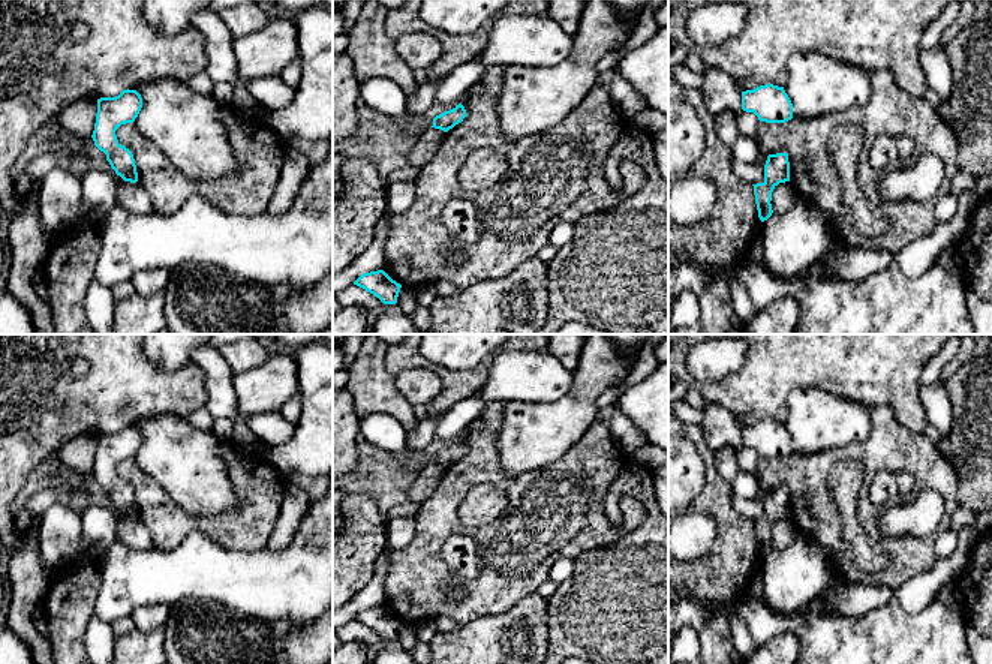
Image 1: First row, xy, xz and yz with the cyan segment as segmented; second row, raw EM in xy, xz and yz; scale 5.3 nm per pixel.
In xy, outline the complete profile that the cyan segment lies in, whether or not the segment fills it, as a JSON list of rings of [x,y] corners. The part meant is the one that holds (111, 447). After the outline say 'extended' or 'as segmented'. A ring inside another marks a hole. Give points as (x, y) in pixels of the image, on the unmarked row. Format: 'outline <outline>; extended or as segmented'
outline [[[123,426],[115,433],[97,435],[97,450],[93,466],[94,481],[106,490],[111,504],[124,517],[136,519],[138,508],[133,490],[118,480],[115,466],[133,459],[142,444],[142,433],[136,426]]]; as segmented

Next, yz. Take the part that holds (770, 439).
outline [[[773,420],[742,427],[742,445],[754,448],[760,457],[785,459],[793,454],[793,439],[784,423]]]; as segmented

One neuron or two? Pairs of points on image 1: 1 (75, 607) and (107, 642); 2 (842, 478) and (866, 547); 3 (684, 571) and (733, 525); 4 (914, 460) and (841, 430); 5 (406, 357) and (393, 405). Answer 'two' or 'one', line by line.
1: two
2: one
3: one
4: two
5: two

